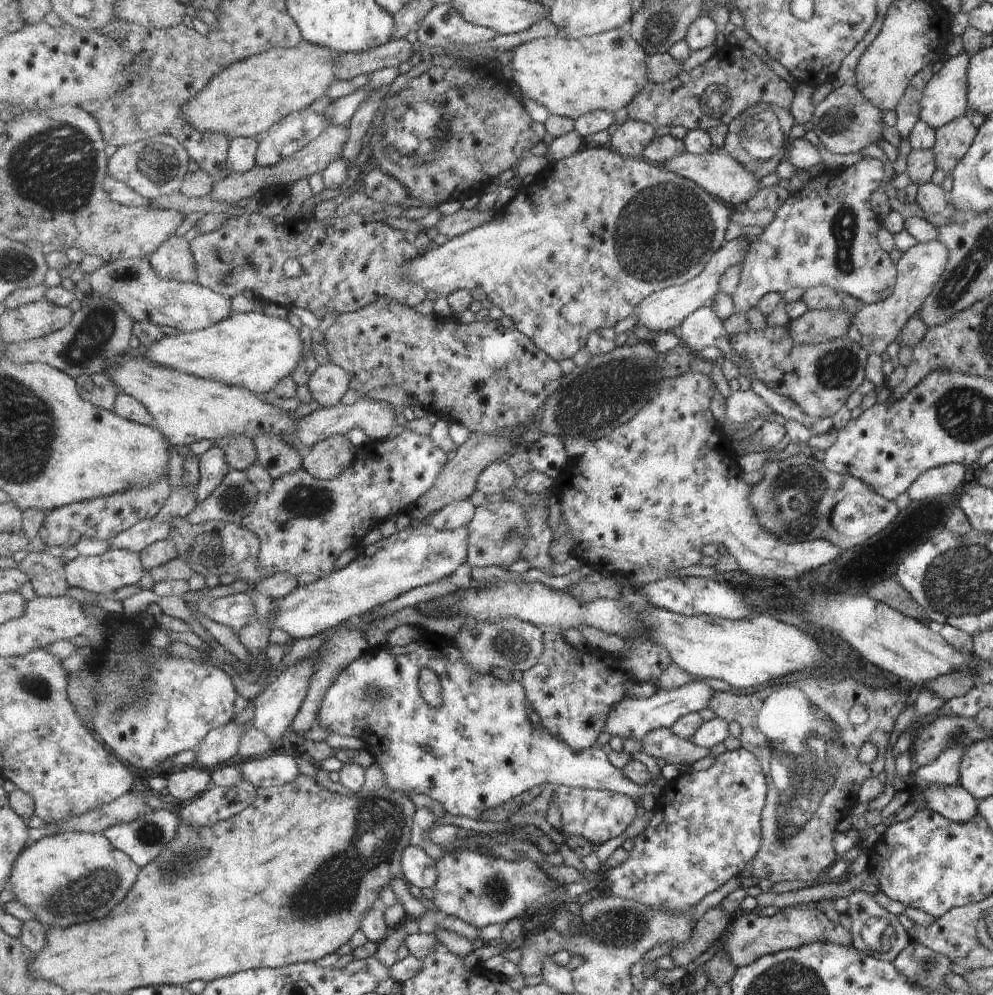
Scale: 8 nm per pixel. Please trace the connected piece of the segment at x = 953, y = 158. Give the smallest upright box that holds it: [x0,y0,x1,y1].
[932,115,976,174]

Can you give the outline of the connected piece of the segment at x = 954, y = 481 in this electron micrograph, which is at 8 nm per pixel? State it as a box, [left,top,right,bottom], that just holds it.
[907,463,963,501]

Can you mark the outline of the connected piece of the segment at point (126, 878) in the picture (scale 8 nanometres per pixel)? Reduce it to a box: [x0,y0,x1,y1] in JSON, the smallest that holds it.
[11,831,142,927]

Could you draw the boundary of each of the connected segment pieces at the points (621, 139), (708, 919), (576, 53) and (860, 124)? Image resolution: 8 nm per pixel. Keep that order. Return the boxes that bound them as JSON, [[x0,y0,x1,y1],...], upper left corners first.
[[611,118,658,158],[669,904,733,967],[512,29,650,121],[812,85,884,154]]

